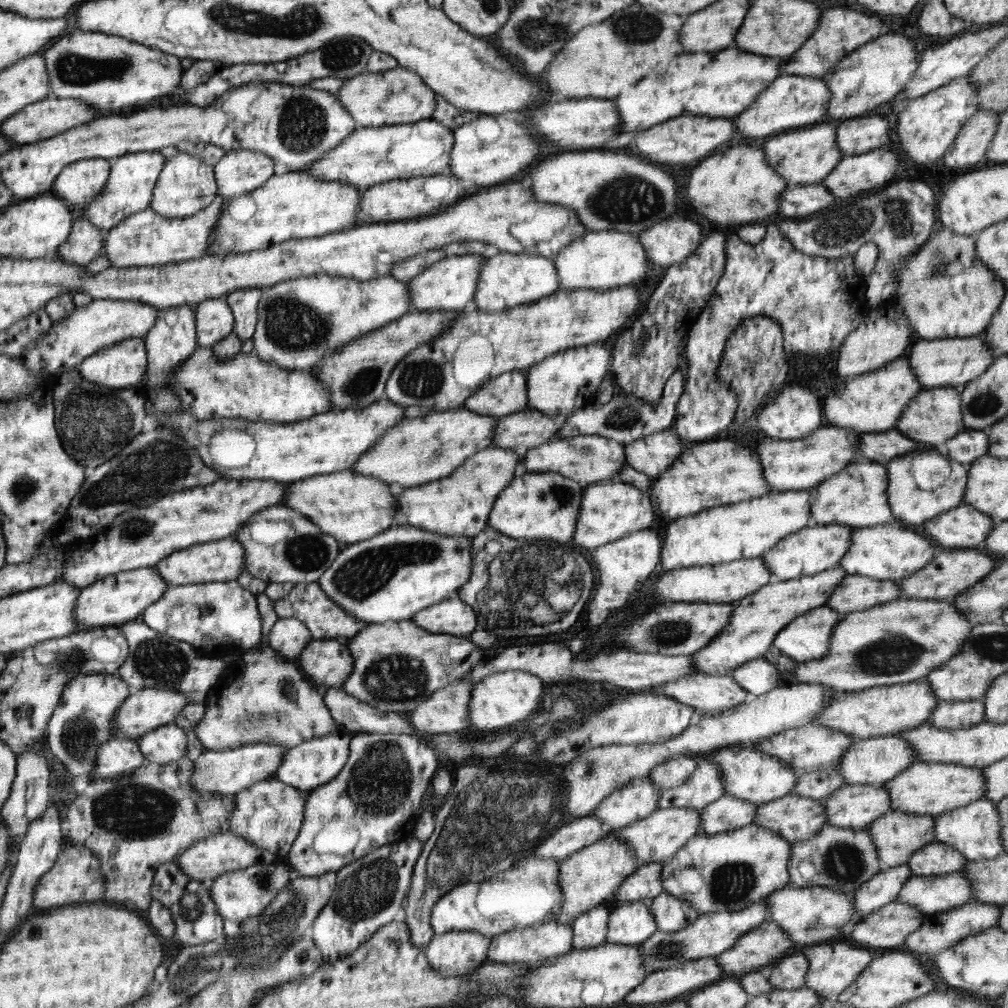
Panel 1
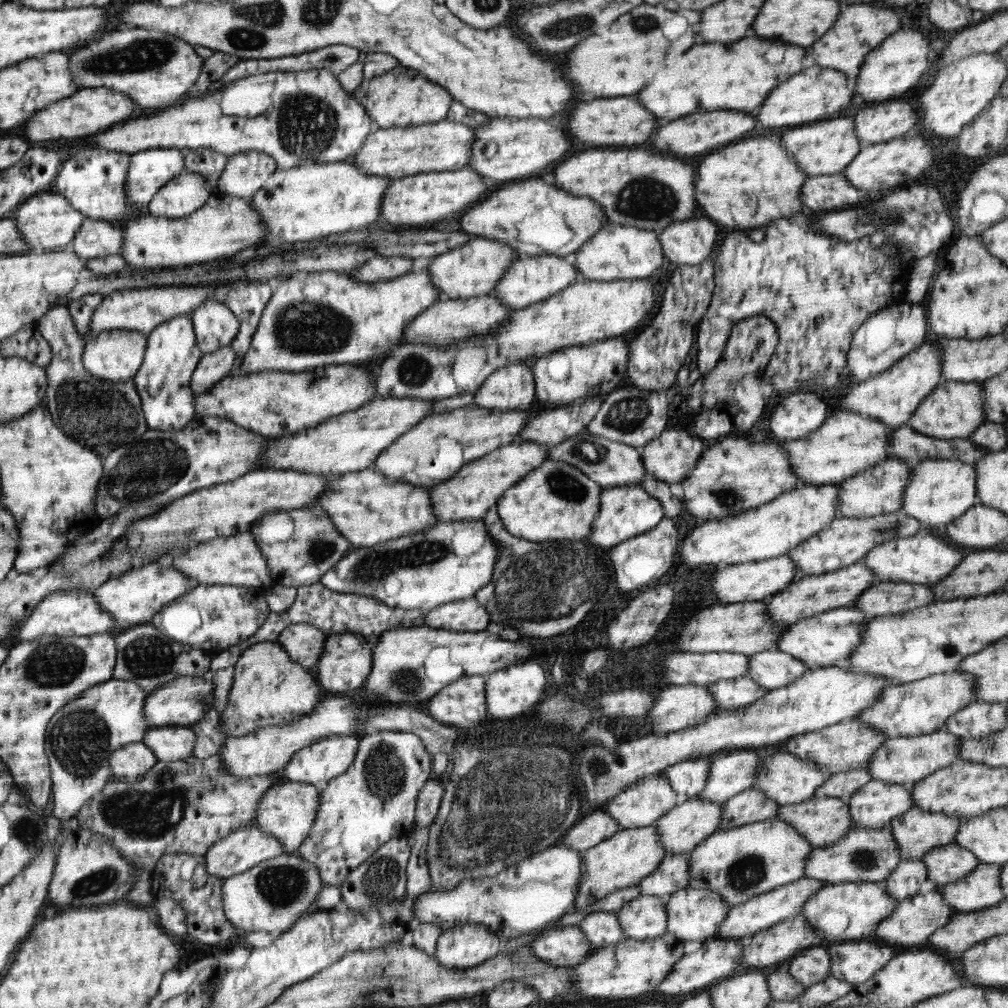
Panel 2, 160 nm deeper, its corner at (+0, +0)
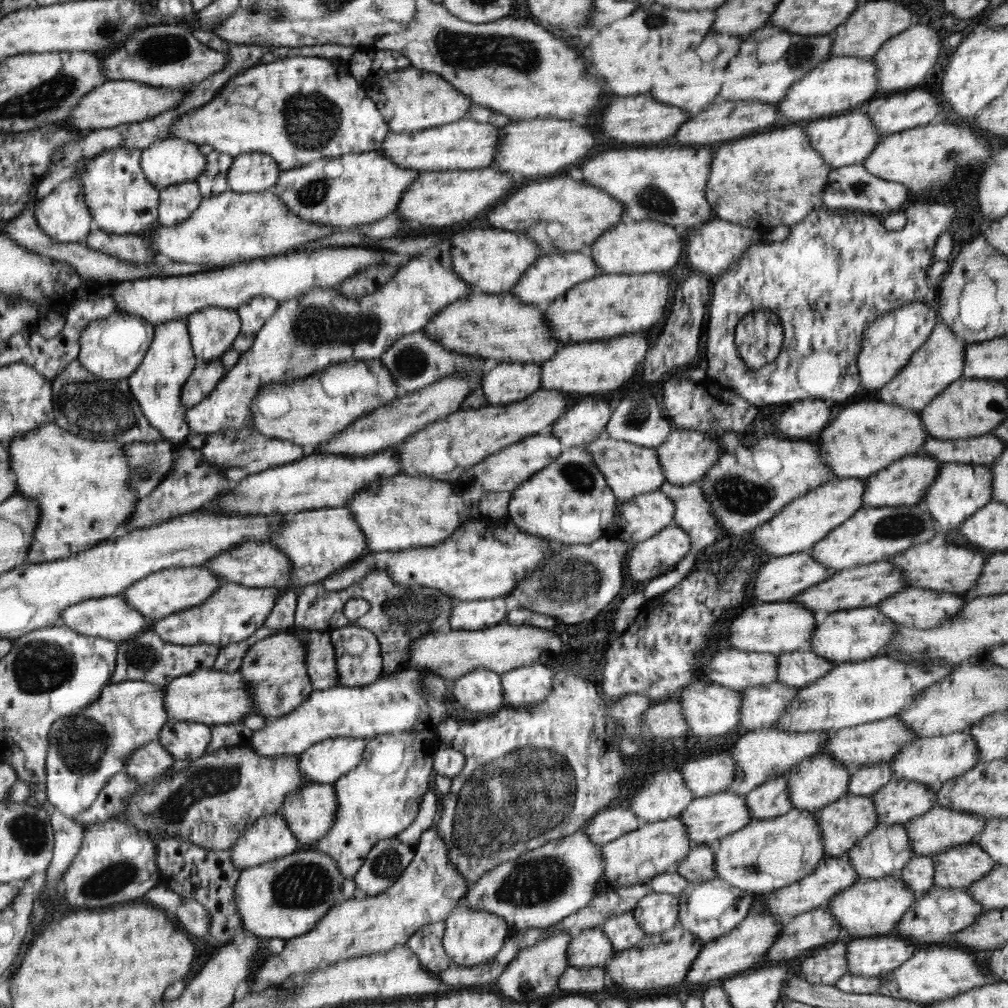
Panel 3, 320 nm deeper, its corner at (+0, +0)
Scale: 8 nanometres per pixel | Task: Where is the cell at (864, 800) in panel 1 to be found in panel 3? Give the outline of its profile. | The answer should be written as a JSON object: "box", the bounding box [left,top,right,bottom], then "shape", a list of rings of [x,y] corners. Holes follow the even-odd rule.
{"box":[871,779,936,827],"shape":[[[893,779],[871,799],[883,827],[906,824],[936,807],[935,787],[915,781]]]}

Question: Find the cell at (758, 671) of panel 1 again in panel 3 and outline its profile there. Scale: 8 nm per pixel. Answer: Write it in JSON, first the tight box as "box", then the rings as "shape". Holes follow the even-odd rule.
{"box":[777,651,836,689],"shape":[[[794,651],[778,655],[777,681],[800,689],[826,676],[836,665],[814,651]]]}

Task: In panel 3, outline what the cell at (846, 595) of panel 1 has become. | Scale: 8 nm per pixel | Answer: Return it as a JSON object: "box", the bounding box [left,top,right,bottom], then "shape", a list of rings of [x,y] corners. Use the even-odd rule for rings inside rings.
{"box":[876,587,968,628],"shape":[[[907,587],[885,598],[876,608],[898,625],[934,628],[956,616],[968,598],[937,590]]]}

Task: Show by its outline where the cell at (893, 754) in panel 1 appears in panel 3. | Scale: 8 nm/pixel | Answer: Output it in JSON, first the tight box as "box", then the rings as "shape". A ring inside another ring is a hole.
{"box":[891,732,980,787],"shape":[[[954,732],[946,736],[916,738],[891,760],[893,779],[915,781],[935,787],[938,784],[958,779],[980,762],[979,748],[968,732]]]}

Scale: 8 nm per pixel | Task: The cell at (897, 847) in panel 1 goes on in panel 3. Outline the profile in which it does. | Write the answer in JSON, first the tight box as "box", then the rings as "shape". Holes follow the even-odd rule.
{"box":[904,807,986,856],"shape":[[[935,807],[918,818],[904,824],[908,832],[908,842],[916,855],[933,856],[944,852],[950,847],[973,843],[982,829],[986,827],[986,819],[978,815],[950,810],[950,808]]]}

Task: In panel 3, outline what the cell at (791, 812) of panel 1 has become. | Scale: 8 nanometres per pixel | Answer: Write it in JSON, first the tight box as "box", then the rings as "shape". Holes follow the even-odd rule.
{"box":[815,795,878,856],"shape":[[[847,795],[815,812],[816,824],[822,830],[822,846],[826,856],[847,855],[849,850],[878,825],[878,815],[870,797]]]}

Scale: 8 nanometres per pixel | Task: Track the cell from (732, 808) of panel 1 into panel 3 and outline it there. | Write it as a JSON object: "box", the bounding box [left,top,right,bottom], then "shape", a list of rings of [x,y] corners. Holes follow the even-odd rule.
{"box":[745,774,792,819],"shape":[[[784,774],[764,782],[745,796],[746,808],[754,819],[771,819],[790,812],[792,804],[786,778],[787,774]]]}

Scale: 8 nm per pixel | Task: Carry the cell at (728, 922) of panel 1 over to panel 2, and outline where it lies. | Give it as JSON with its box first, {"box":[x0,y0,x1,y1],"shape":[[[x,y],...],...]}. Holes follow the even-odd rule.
{"box":[710,877,828,941],"shape":[[[802,877],[770,892],[756,896],[746,903],[730,907],[730,911],[728,911],[728,915],[723,920],[718,932],[715,932],[710,937],[713,939],[736,939],[737,941],[748,940],[748,938],[761,930],[768,929],[787,918],[800,915],[802,905],[825,884],[828,884],[827,880],[819,881],[811,877]]]}

